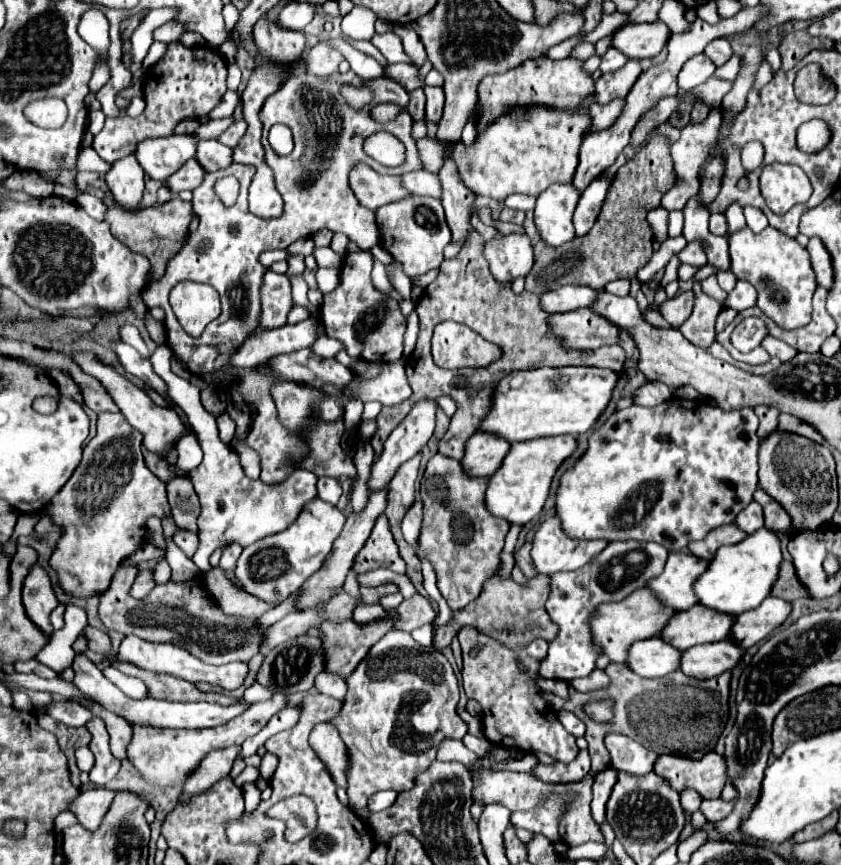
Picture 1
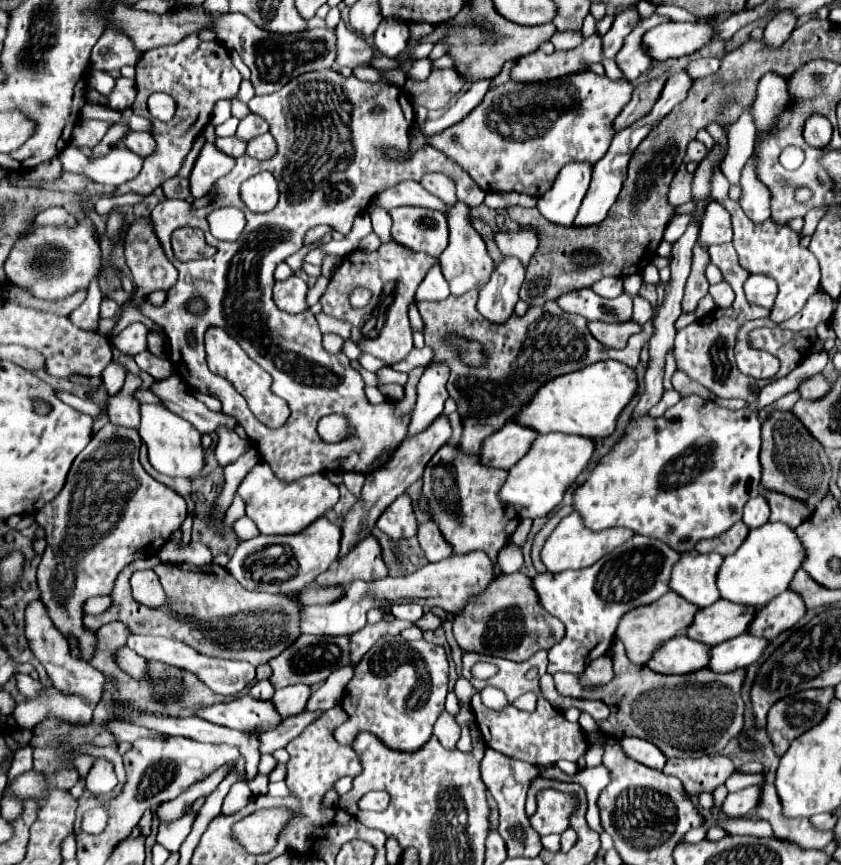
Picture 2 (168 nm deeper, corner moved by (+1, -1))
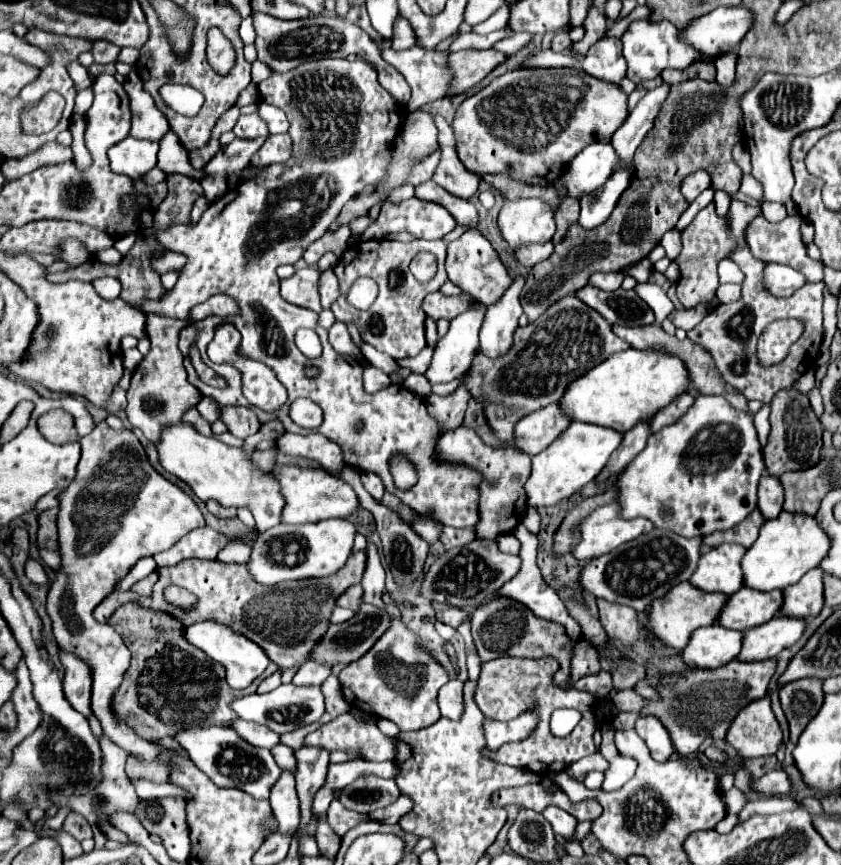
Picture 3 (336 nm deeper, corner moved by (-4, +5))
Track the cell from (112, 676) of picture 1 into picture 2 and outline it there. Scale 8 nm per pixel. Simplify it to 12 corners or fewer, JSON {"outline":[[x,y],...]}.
{"outline":[[35,599],[25,637],[59,691],[97,705],[113,677],[77,661]]}

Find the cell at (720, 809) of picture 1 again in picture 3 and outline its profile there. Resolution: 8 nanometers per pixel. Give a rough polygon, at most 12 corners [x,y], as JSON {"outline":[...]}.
{"outline":[[770,771],[752,781],[752,791],[774,797],[790,795],[786,771]]}

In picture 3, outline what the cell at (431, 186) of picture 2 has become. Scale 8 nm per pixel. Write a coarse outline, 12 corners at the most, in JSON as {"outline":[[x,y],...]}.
{"outline":[[434,117],[440,163],[434,181],[448,193],[470,199],[480,177],[456,153],[452,127]]}

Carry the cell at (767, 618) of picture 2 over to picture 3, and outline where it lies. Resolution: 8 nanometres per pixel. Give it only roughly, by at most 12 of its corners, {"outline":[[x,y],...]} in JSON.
{"outline":[[812,569],[784,589],[782,615],[816,617],[824,571]]}

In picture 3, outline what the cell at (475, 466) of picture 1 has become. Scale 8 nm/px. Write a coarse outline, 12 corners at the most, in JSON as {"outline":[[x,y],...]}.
{"outline":[[548,405],[518,423],[514,443],[544,451],[572,421]]}

